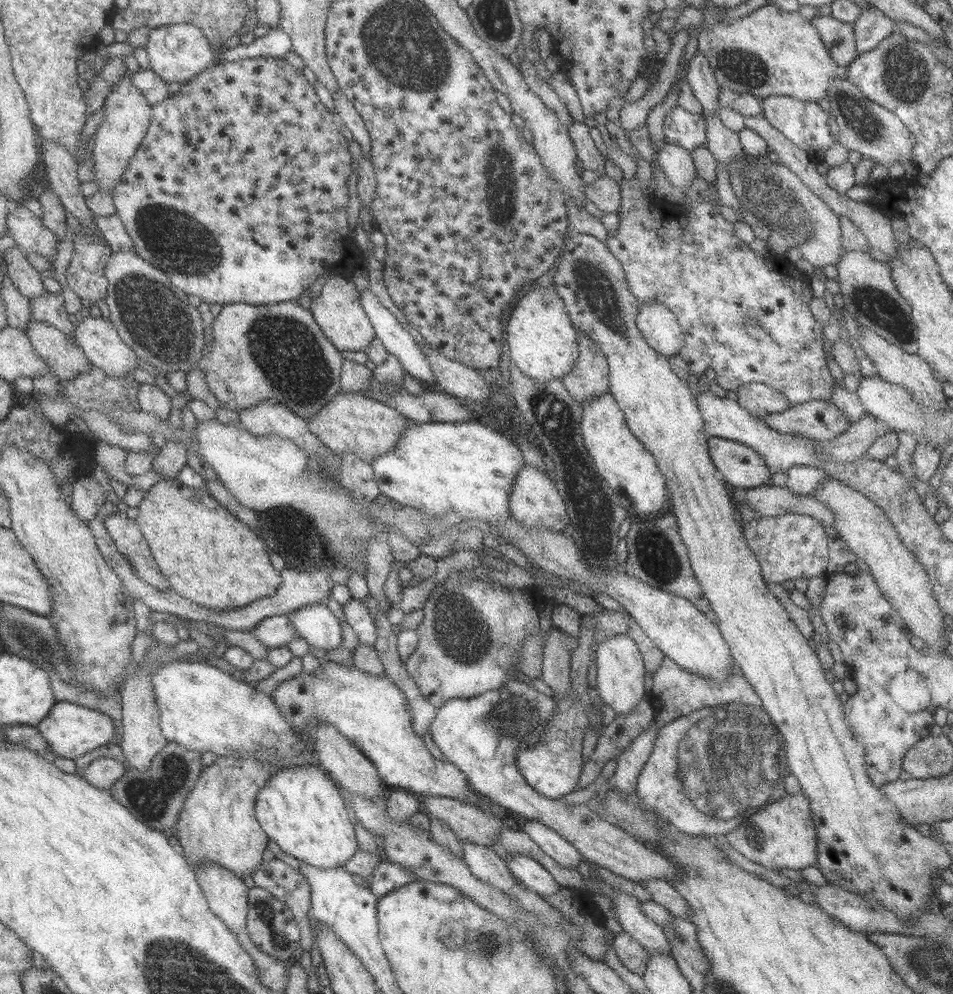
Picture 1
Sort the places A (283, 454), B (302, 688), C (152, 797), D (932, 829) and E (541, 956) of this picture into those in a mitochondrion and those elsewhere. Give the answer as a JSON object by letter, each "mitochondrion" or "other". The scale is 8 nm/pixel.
{"A":"other","B":"other","C":"mitochondrion","D":"other","E":"other"}

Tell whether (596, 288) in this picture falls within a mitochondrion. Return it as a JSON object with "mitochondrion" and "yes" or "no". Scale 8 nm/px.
{"mitochondrion":"yes"}

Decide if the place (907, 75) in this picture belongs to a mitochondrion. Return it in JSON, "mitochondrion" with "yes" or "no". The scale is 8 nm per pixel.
{"mitochondrion":"yes"}

